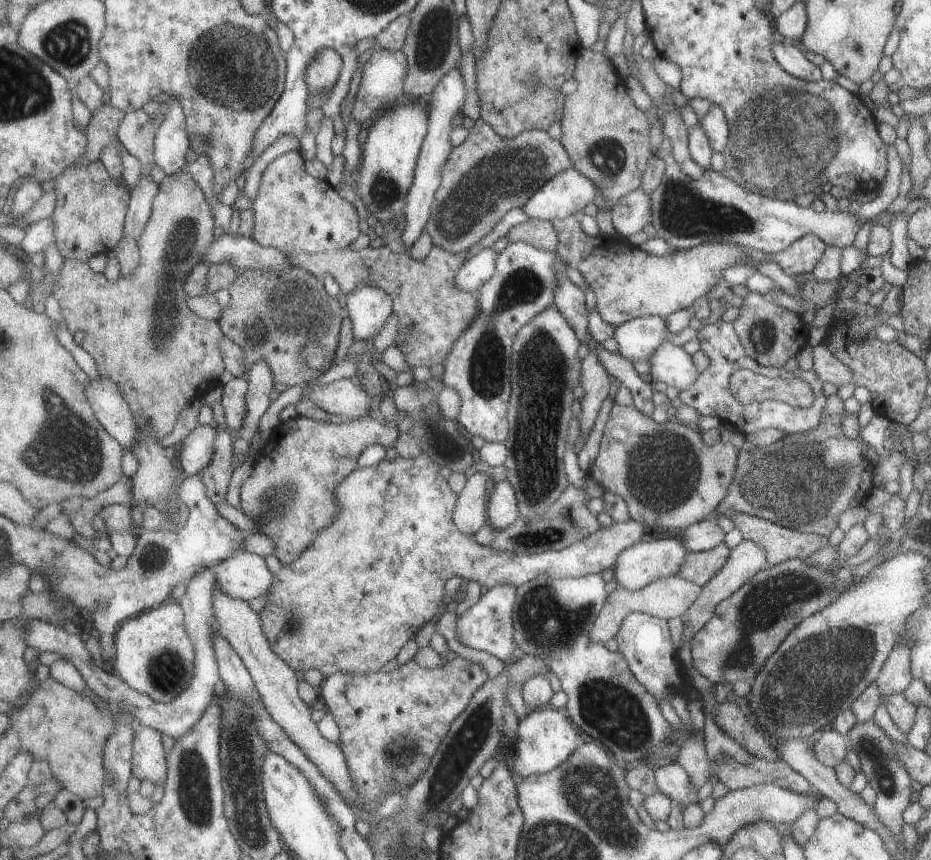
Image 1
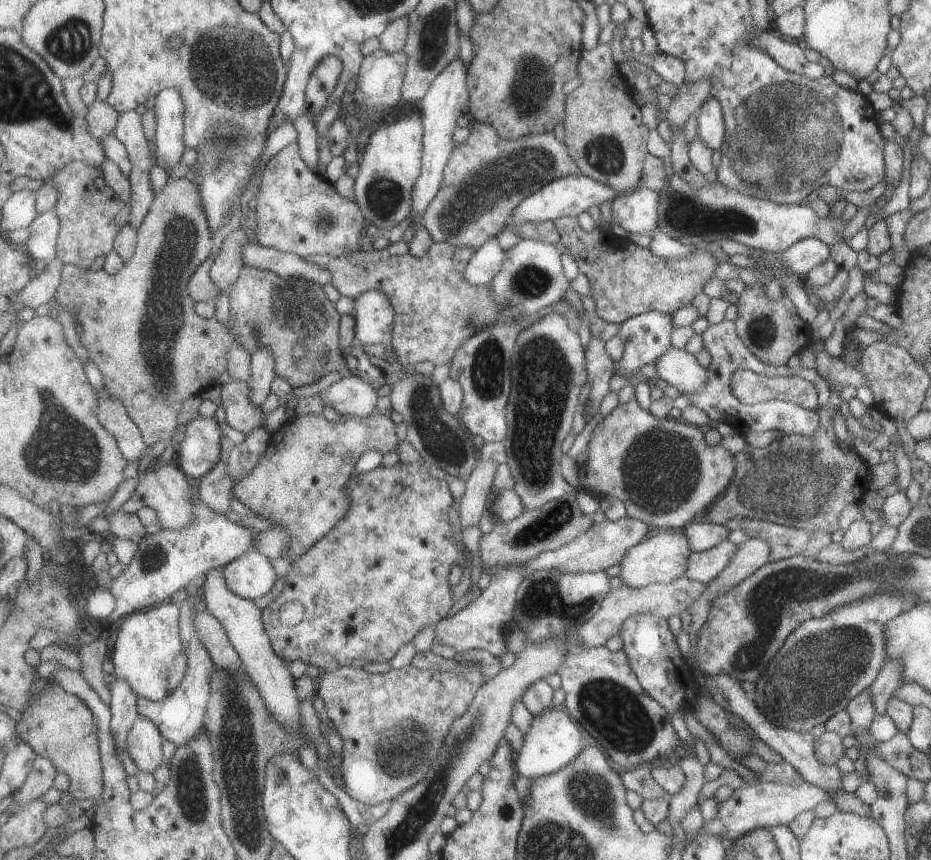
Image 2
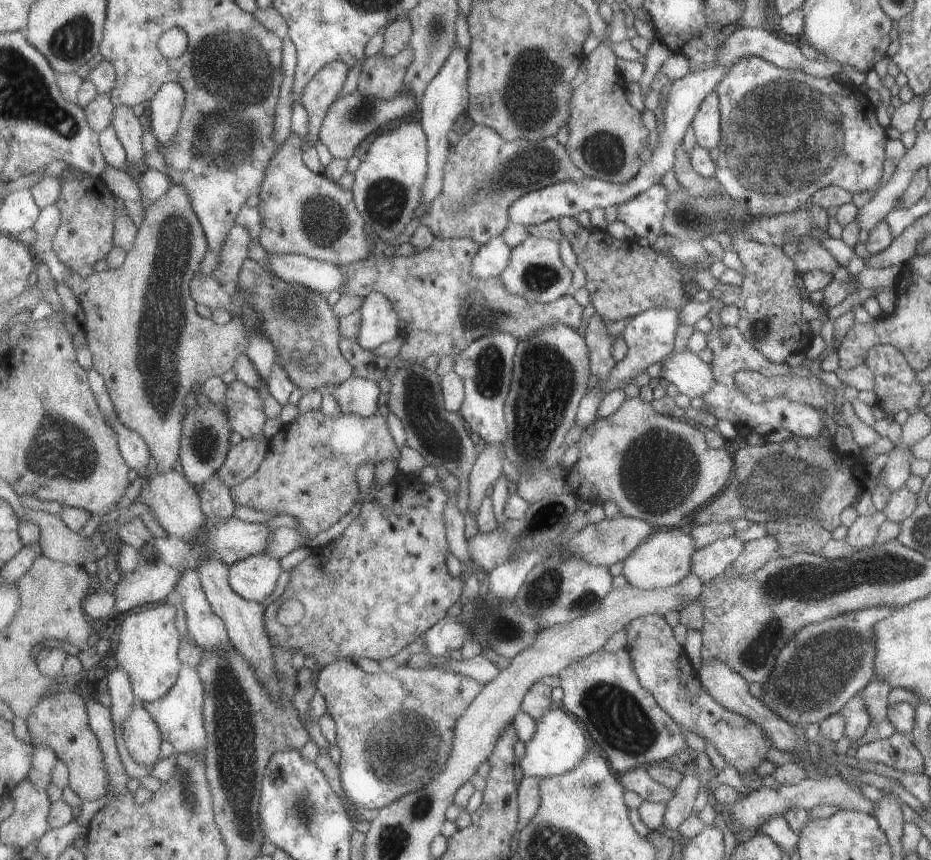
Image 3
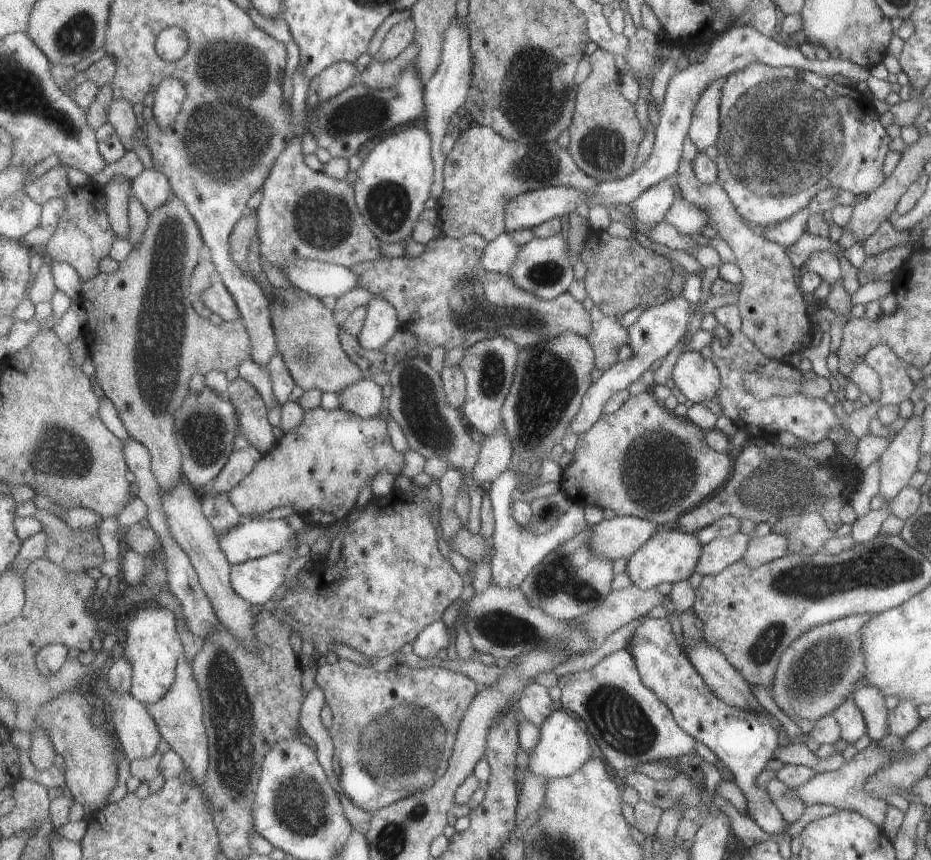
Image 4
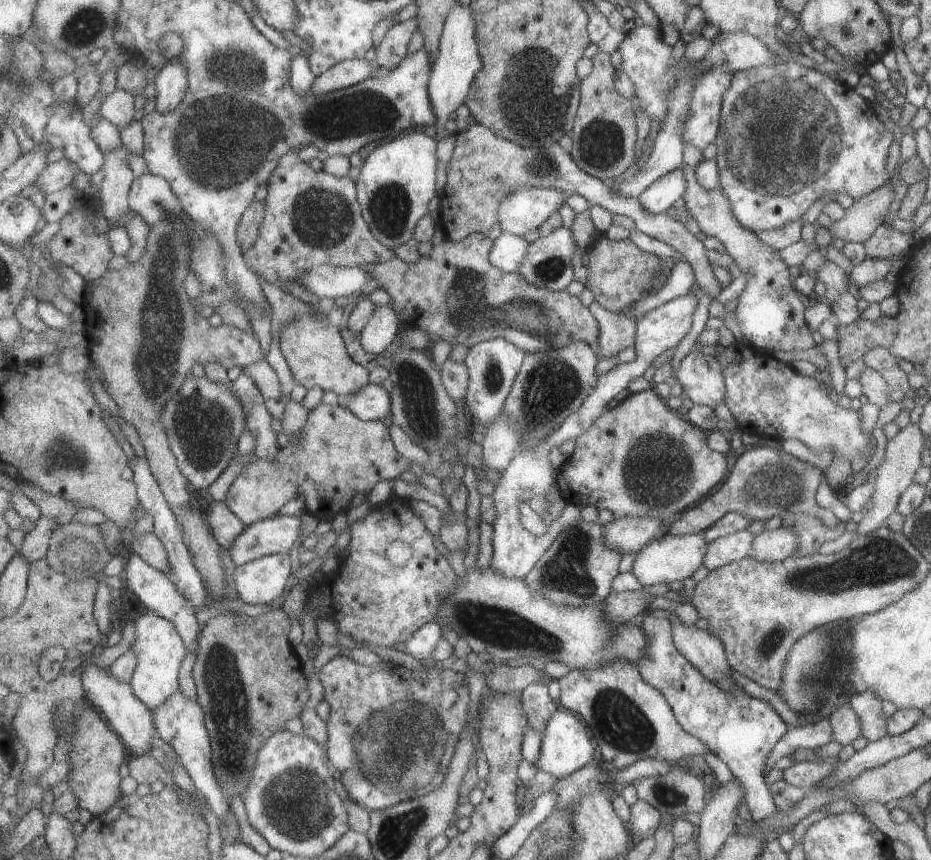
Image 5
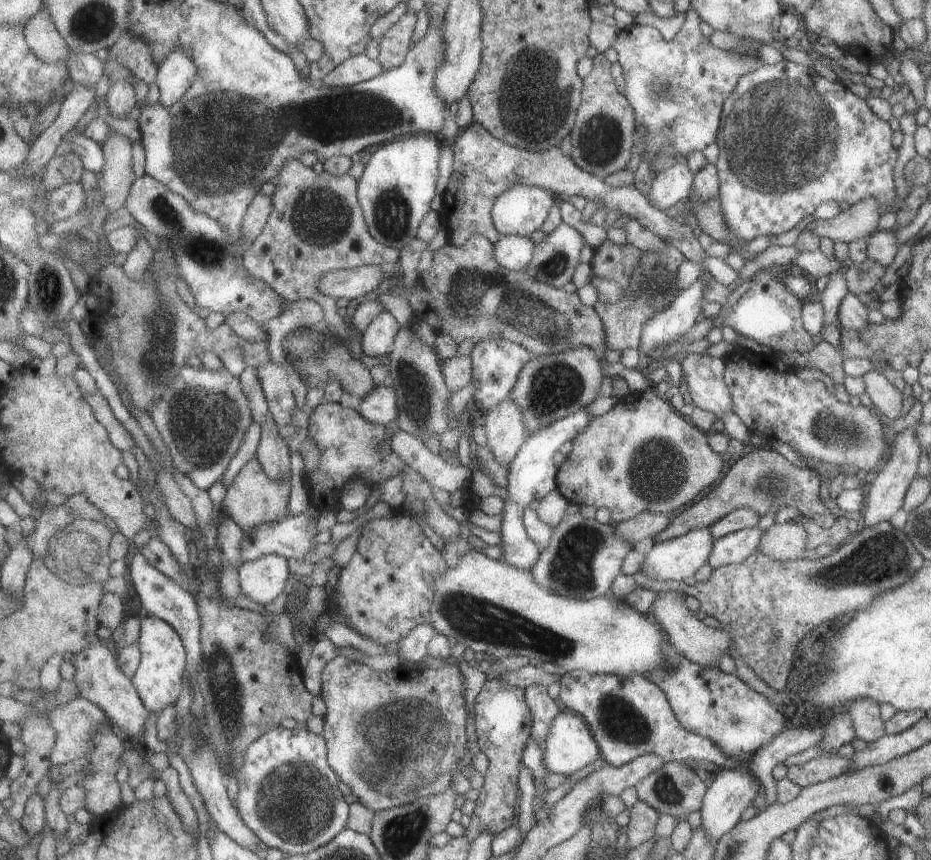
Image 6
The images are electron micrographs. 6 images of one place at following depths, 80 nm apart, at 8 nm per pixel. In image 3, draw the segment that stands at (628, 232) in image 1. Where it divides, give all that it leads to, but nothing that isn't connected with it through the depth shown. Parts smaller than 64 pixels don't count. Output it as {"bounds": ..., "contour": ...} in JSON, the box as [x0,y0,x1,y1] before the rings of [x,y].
{"bounds":[618,184,671,244],"contour":[[[655,184],[637,197],[618,206],[618,220],[623,221],[636,237],[647,238],[651,244],[663,234],[662,224],[671,193],[662,184]]]}

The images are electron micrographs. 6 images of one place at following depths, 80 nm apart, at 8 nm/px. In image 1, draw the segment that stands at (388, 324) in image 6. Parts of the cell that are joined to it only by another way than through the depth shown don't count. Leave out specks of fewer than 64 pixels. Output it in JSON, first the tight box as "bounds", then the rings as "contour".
{"bounds":[345,286,394,342],"contour":[[[363,286],[347,301],[345,313],[353,320],[354,336],[364,342],[374,341],[394,316],[394,299],[381,288]]]}

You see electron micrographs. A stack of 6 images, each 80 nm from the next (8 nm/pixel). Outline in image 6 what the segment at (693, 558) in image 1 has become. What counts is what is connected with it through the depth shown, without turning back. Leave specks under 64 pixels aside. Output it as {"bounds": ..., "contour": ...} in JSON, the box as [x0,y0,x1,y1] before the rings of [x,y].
{"bounds":[708,526,764,570],"contour":[[[757,526],[741,529],[716,540],[708,563],[714,570],[731,563],[743,562],[758,552],[758,544],[764,532]]]}

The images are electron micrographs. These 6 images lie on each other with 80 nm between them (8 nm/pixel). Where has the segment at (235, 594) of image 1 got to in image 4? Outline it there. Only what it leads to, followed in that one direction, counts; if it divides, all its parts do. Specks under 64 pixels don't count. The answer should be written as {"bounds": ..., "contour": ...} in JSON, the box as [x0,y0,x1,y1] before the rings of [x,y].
{"bounds":[231,551,291,606],"contour":[[[279,551],[235,565],[231,571],[235,592],[251,604],[271,606],[271,598],[283,591],[281,584],[291,562],[291,553]]]}

